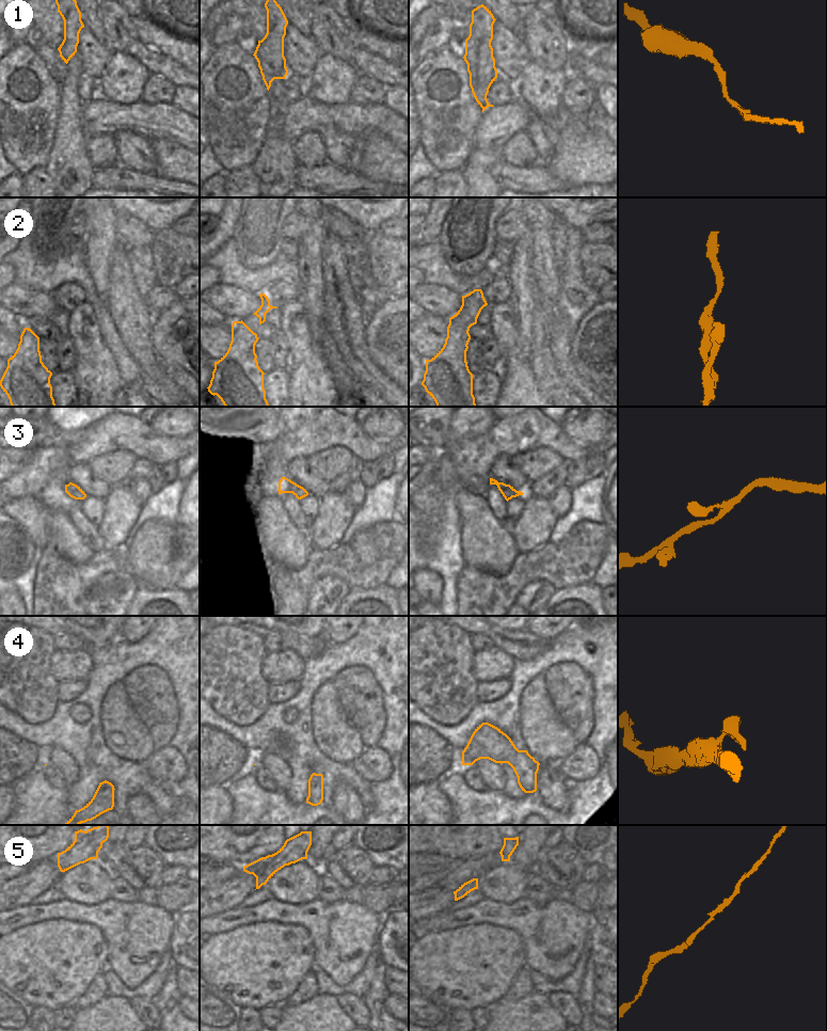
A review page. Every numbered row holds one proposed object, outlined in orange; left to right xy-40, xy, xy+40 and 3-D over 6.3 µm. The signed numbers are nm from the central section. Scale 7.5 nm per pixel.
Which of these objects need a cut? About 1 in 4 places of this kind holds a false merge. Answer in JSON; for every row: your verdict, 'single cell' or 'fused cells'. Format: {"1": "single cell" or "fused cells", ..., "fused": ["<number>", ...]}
{"1": "fused cells", "2": "single cell", "3": "single cell", "4": "single cell", "5": "single cell", "fused": ["1"]}

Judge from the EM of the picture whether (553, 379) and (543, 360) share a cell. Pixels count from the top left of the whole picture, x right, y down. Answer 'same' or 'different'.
same

